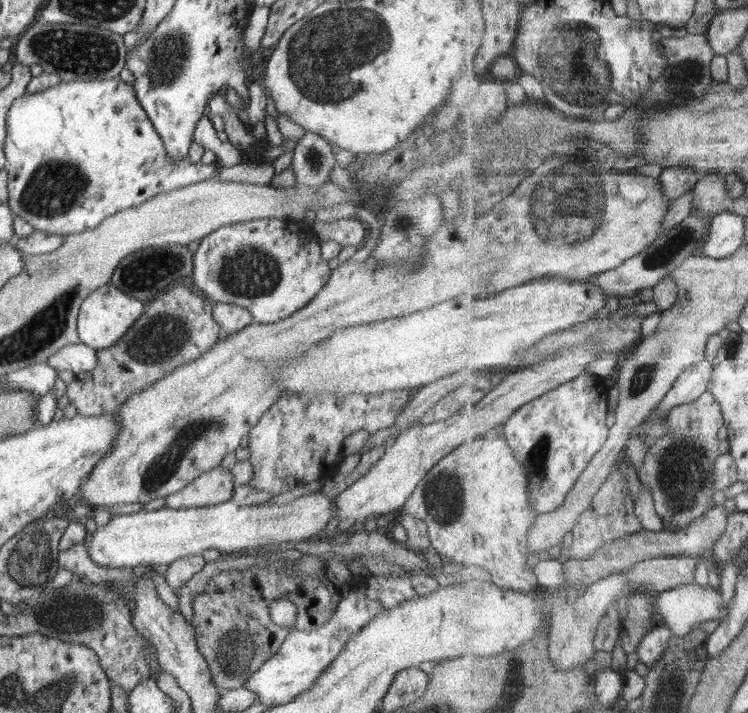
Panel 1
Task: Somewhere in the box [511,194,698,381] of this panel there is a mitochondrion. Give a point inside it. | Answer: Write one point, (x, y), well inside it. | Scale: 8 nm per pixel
(680, 239)

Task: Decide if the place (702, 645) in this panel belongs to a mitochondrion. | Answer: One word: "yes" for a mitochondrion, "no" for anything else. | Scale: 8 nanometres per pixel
no

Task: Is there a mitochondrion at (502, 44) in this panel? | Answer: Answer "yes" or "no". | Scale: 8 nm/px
no

